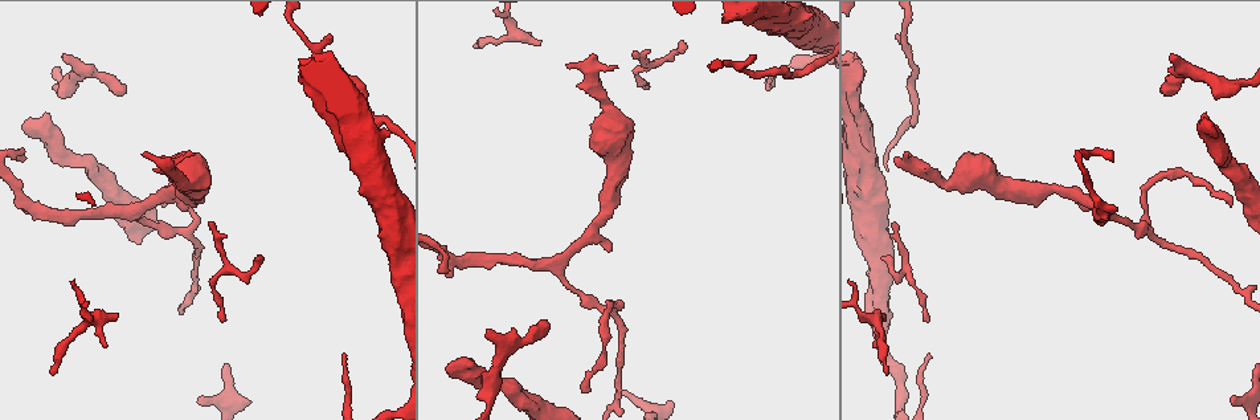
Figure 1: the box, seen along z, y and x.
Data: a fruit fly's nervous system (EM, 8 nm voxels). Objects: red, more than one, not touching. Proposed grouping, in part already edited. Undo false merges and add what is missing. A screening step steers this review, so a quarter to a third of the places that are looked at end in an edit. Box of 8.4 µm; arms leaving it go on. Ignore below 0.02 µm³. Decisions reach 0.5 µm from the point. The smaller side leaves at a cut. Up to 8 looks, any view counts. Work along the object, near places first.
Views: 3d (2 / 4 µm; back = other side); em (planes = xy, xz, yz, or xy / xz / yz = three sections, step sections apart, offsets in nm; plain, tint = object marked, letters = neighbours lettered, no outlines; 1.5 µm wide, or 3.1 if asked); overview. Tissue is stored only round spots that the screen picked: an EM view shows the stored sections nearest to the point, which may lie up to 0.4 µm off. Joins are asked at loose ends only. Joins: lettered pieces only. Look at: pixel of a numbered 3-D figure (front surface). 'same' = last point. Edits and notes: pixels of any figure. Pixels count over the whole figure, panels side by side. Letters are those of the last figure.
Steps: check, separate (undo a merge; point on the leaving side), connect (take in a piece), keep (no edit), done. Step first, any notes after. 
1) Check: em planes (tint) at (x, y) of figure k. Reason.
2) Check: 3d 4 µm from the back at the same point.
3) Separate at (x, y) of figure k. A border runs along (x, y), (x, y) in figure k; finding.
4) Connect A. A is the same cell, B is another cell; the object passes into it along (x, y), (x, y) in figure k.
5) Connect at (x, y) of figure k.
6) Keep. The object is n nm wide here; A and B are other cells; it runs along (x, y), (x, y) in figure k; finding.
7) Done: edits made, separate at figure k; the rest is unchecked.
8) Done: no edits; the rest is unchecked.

Check: em planes (letters) at (21, 160) of figure 1. Branch stops here.

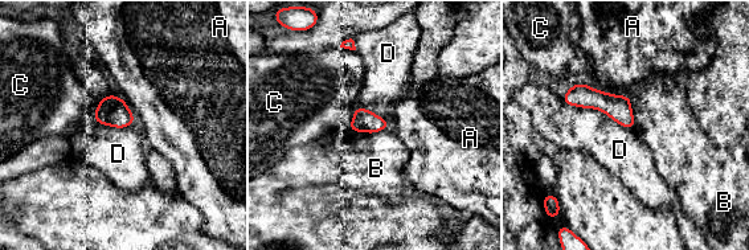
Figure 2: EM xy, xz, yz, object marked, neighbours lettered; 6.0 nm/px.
Keep. A, B, C and D are other cells; no lettered piece goes on from it.

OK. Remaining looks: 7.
Check: 3d 2 µm at (545, 326) of figure 1. Branch stops here.

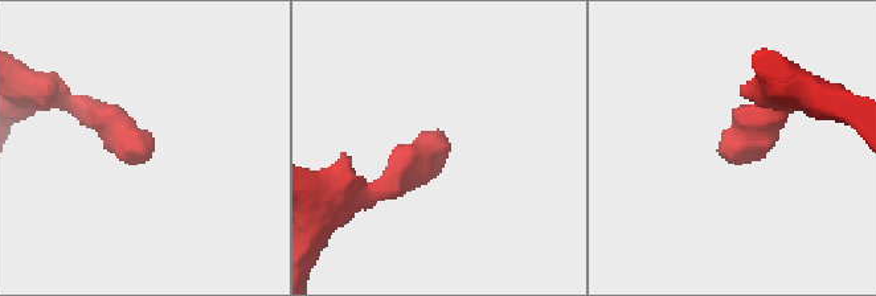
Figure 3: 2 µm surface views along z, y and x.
Check: em planes (tint) at (724, 155) of figure 3.

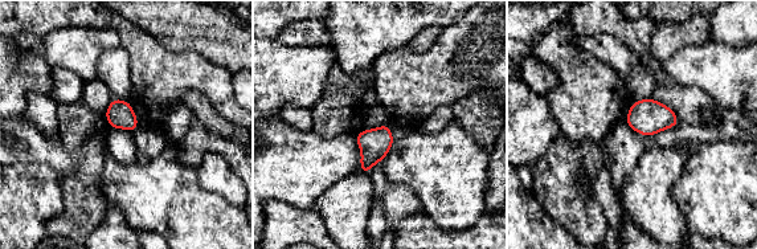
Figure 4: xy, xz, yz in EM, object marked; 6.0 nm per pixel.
Check: em planes (letters) at the same point. What lies round it.

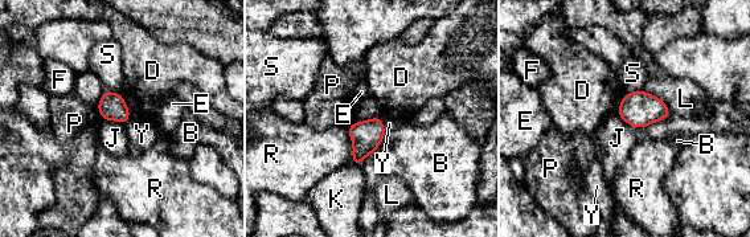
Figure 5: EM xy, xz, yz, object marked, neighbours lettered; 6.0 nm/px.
Keep. B, D, E, F, J, K, L, P, R, S and Y are other cells; no lettered piece goes on from it.

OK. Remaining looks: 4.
Check: 3d 4 µm at (445, 368) of figure 1. End of a long branch.

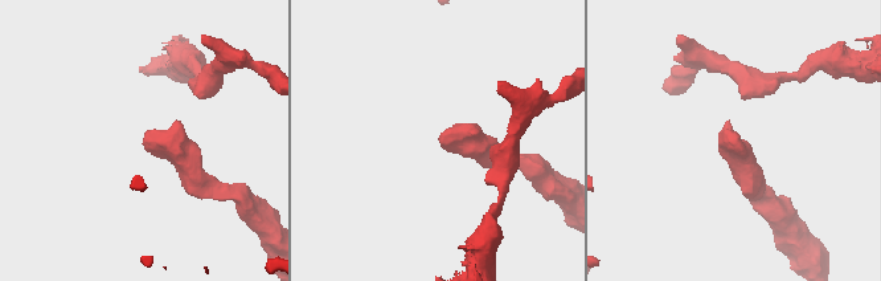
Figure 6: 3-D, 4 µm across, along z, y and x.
Check: em planes (tint) at (442, 141) of figure 6. Need the tissue.

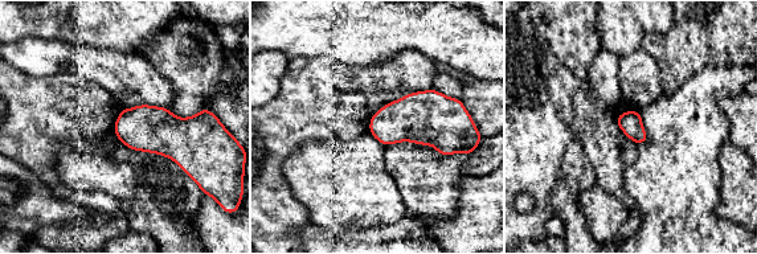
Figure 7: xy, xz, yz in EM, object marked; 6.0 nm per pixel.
Check: em planes (letters) at the same point.

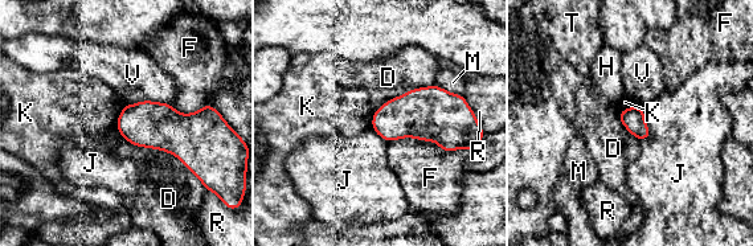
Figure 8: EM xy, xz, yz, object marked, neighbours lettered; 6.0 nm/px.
Keep. The longest contact is with D, 550 nm; D, F, H, J, K, M, R, T and V are other cells; no lettered piece goes on from it.

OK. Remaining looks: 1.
Done: no edits; the rest is unchecked.

